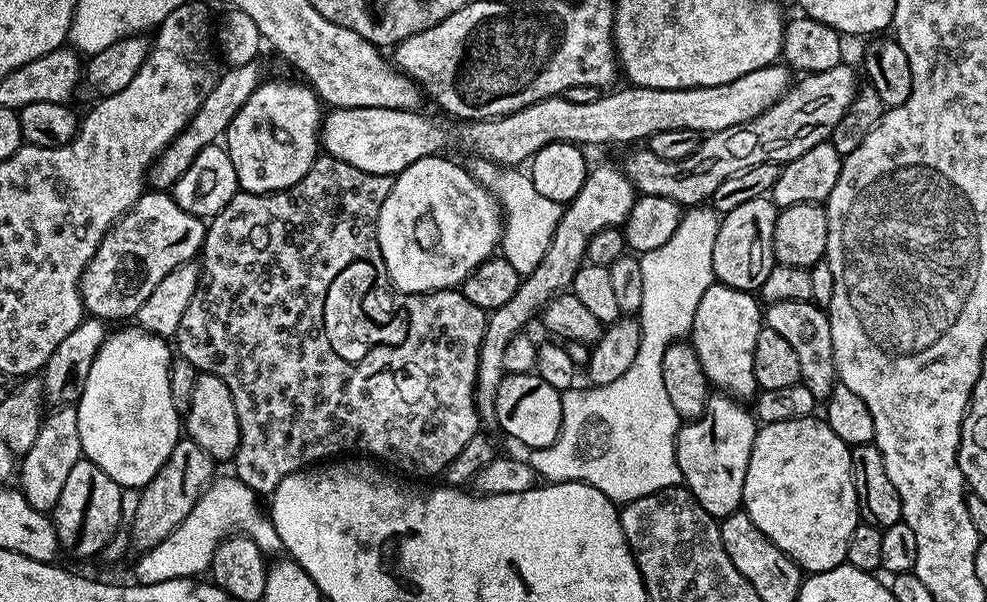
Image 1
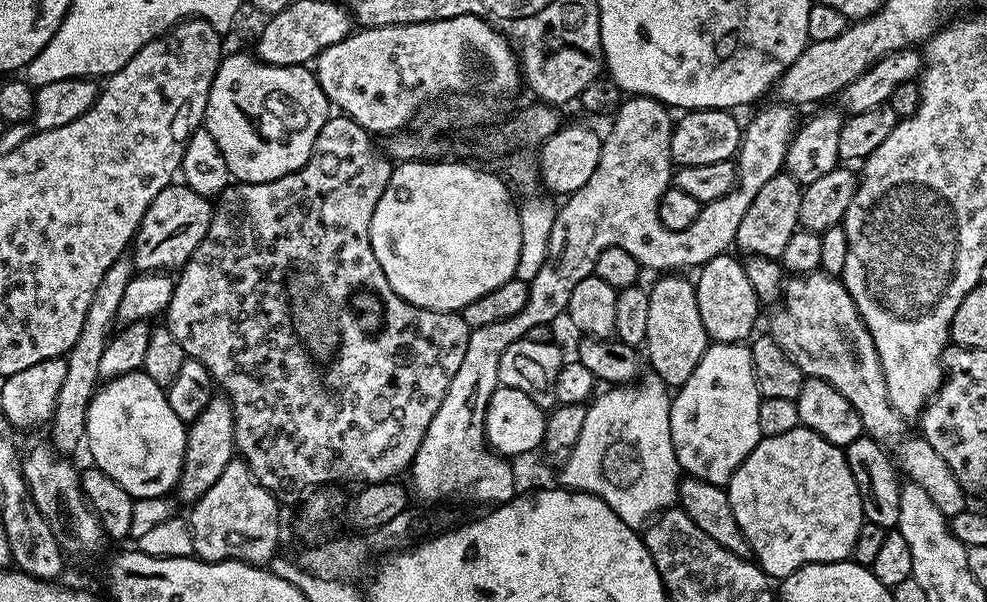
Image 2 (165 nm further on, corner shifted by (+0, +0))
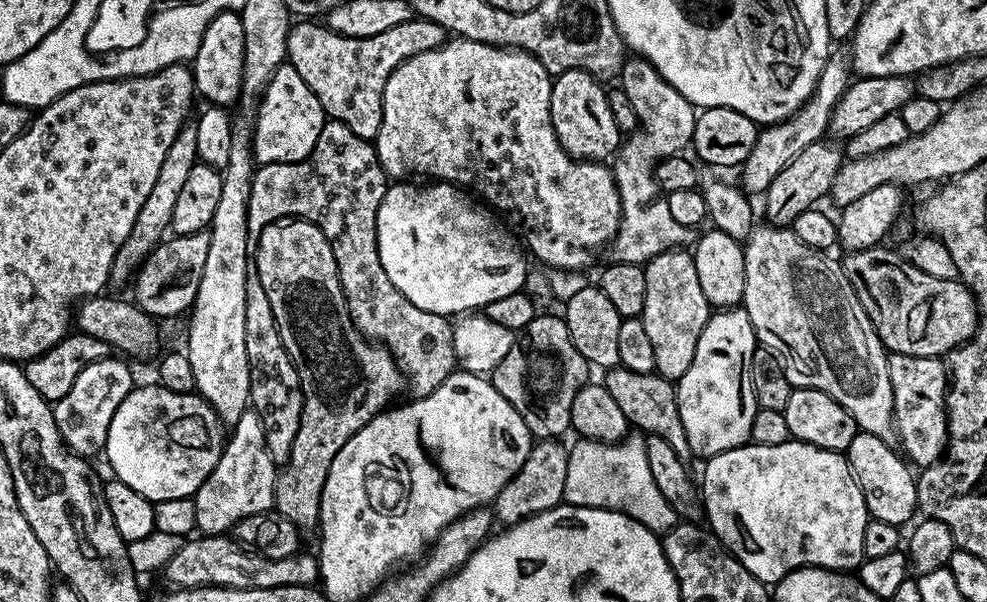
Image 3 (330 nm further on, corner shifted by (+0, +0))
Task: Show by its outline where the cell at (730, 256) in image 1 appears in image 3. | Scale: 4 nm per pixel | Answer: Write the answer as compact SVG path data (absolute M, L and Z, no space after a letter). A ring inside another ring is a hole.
M827 139L814 142L798 154L785 166L784 169L770 182L768 191L763 193L764 212L767 223L777 226L791 226L794 218L802 214L808 208L815 208L821 203L820 199L827 197L832 191L832 183L838 174L840 165L844 163L846 156L836 144L828 144Z

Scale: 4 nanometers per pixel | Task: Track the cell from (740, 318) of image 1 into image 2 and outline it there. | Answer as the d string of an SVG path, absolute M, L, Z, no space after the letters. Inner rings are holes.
M725 254L710 258L710 262L699 269L698 275L700 277L695 277L694 280L698 314L702 314L702 326L706 326L709 341L717 344L739 344L747 341L753 335L752 327L756 324L756 315L762 308L762 302L754 294L750 278L746 278L743 263L739 259L736 261L732 254Z

